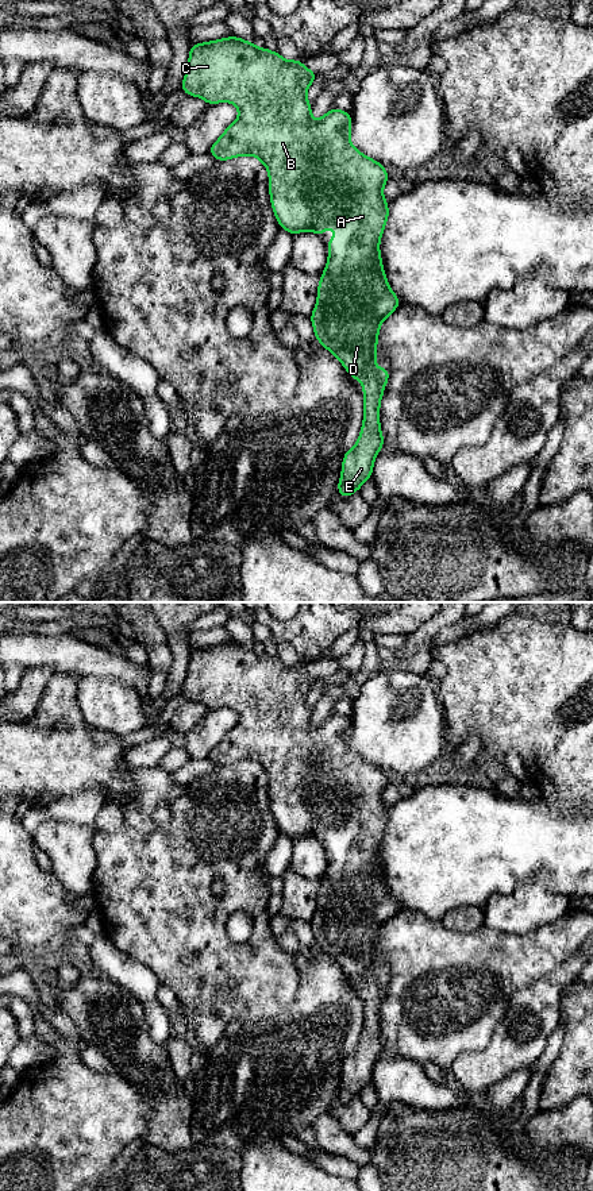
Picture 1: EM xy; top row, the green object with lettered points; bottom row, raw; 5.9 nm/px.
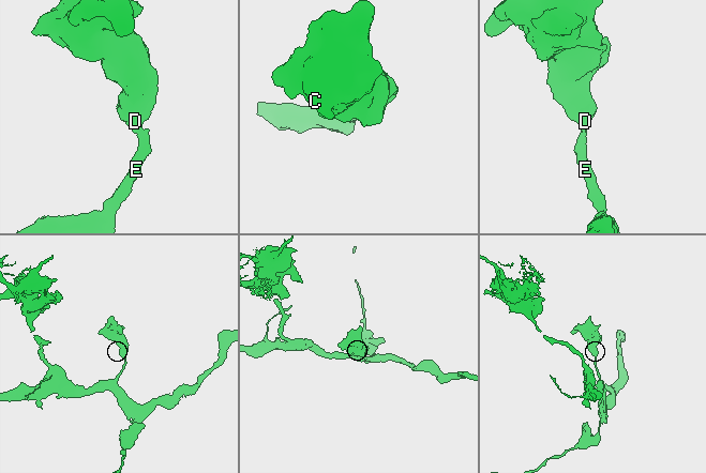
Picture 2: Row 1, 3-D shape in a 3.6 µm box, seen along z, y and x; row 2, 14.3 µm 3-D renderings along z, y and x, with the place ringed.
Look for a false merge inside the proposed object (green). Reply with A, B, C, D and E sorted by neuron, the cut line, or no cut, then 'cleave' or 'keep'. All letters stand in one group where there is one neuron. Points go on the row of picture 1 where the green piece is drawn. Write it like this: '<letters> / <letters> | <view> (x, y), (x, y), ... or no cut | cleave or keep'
A B C D E | no cut | keep

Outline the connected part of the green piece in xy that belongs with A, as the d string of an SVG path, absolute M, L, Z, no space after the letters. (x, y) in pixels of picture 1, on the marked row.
M228 36L190 45L181 89L185 95L204 99L208 105L227 101L238 107L238 119L211 146L209 154L216 161L254 155L267 167L270 201L280 228L293 236L301 231L313 231L321 238L326 227L335 228L335 238L327 240L328 262L321 273L317 302L309 319L315 338L321 346L342 362L351 378L362 381L363 424L357 444L344 452L338 483L339 496L350 497L354 492L359 492L366 479L371 478L374 459L385 444L380 428L380 402L389 379L389 367L377 369L374 366L377 340L381 323L397 309L401 301L388 284L378 247L389 216L389 204L384 198L382 189L390 177L384 165L365 157L351 144L350 112L330 108L320 120L311 117L312 104L307 100L307 89L317 77L319 74L305 68L300 59L286 61L277 51L258 49L251 42Z

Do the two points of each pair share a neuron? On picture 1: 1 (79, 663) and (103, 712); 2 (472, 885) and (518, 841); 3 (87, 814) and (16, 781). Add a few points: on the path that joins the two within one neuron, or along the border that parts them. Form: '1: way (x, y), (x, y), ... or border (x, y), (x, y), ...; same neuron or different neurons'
1: border (83, 675), (114, 677), (116, 679); different neurons
2: way (482, 872), (505, 850); same neuron
3: border (85, 789), (56, 798); different neurons

